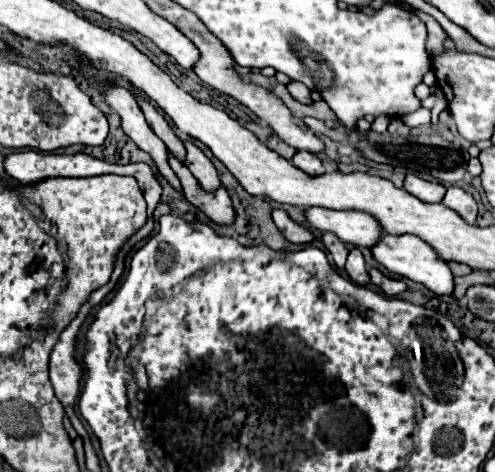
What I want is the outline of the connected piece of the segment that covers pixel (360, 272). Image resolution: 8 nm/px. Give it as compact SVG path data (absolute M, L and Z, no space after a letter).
M352 248L348 254L348 262L346 262L346 272L350 276L350 280L354 280L360 286L370 284L370 276L366 272L366 264L362 258L362 252L358 248Z

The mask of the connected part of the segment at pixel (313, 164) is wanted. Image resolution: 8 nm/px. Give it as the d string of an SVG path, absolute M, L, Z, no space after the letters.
M300 150L300 152L296 152L296 154L294 154L292 164L294 164L294 166L298 166L300 170L304 170L304 172L306 172L306 174L310 174L310 176L324 174L324 166L322 166L320 158L318 158L316 154L310 154L310 152L304 152L304 150Z

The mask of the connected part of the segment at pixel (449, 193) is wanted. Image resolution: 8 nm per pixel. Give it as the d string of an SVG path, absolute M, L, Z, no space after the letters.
M450 186L446 190L446 196L444 196L442 204L448 206L448 208L452 208L454 212L458 212L468 224L476 222L478 206L476 206L476 200L472 198L472 194L468 194L466 190L462 190L458 186Z

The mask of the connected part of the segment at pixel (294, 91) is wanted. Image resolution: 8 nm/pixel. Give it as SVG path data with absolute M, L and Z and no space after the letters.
M290 80L290 82L286 84L286 88L288 88L288 92L290 92L296 100L300 100L300 102L304 102L304 104L310 104L310 102L312 102L312 100L310 100L310 90L308 90L302 82Z

